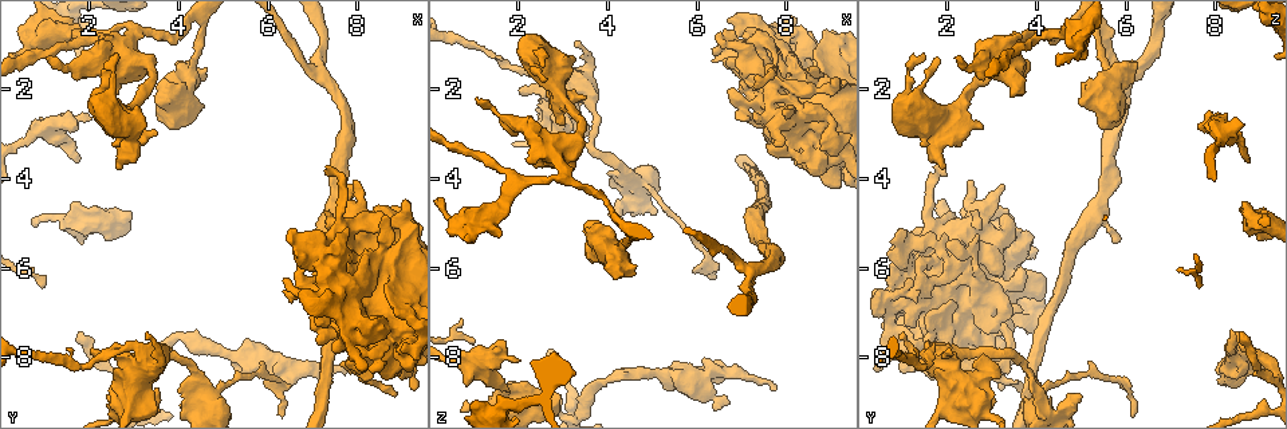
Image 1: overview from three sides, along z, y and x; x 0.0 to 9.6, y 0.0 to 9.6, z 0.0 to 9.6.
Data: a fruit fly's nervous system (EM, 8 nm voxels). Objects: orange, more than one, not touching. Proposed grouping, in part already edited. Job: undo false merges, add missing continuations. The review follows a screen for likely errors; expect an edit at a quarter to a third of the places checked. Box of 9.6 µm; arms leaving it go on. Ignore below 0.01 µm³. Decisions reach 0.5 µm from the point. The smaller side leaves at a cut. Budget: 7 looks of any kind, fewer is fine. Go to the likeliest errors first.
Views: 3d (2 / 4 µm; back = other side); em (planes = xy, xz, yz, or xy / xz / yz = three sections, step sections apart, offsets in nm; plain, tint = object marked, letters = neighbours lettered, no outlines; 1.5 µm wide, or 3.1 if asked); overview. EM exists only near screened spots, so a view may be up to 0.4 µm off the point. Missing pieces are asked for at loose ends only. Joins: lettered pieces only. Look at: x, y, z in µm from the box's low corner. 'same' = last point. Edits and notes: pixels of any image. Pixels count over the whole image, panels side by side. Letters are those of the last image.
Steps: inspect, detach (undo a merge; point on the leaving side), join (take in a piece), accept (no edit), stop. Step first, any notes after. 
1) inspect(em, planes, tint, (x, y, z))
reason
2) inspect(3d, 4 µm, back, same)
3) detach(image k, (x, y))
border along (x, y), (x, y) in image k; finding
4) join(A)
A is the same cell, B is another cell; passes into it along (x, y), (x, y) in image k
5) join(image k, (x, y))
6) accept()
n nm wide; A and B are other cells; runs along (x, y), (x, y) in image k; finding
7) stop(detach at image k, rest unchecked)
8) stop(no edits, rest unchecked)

inspect(3d, 4 µm, (3.25, 7.60, 0.95))
an open end

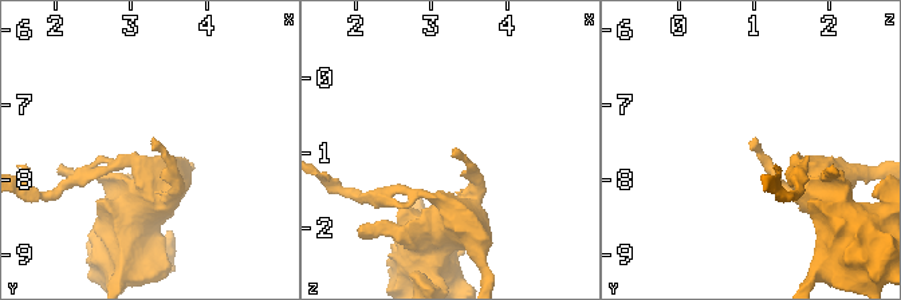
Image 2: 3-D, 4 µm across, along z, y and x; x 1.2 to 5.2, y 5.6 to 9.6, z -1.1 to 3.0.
inspect(em, planes, letters, (3.25, 7.60, 0.90))
need the tissue

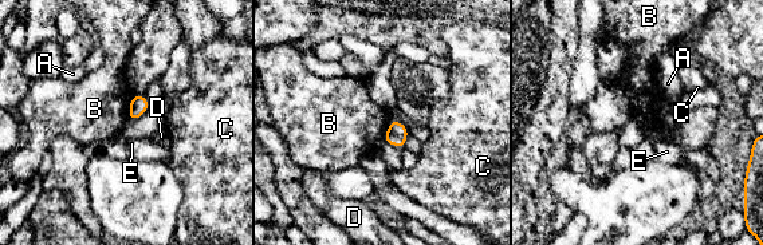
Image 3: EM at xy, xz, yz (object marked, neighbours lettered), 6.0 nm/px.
accept()
A, B, C, D and E are other cells; none of them fits

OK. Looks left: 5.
inspect(3d, 4 µm, back, (3.55, 2.95, 2.15))

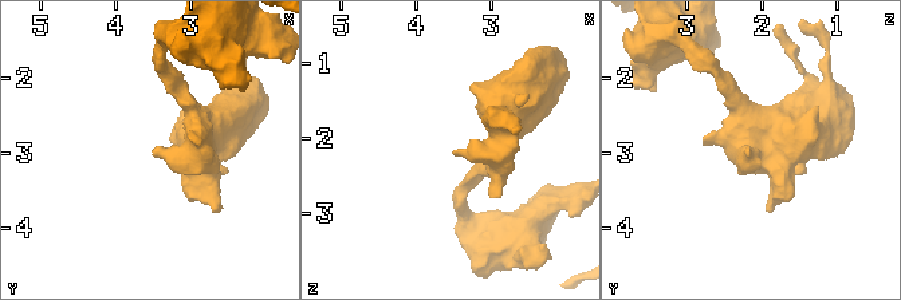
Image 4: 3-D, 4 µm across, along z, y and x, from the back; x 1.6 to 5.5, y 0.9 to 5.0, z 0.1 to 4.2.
inspect(em, planes, letters, (3.55, 2.95, 2.15))
shape alone is not enough

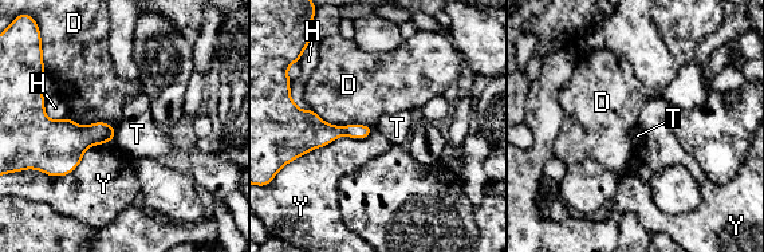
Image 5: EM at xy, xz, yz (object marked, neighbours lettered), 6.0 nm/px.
accept()
D, H, T and Y are other cells; border along (117, 129), (113, 140) in image 5; none of them fits

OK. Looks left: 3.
inspect(3d, 2 µm, back, (7.15, 1.65, 6.00))
three arms meet

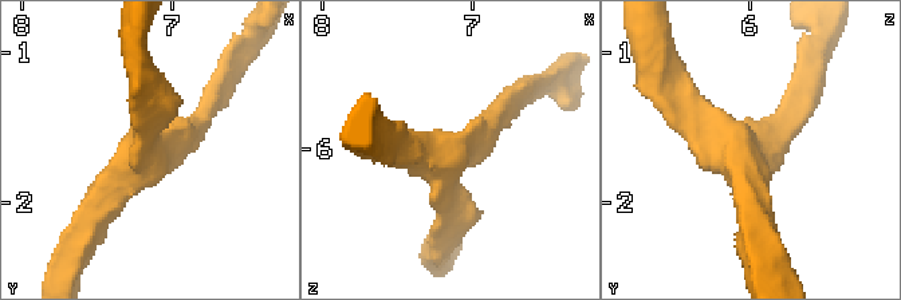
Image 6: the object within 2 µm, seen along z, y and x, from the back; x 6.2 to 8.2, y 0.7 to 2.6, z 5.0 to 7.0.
inspect(em, planes, letters, (7.14, 1.70, 6.02))
3 arms; now the EM

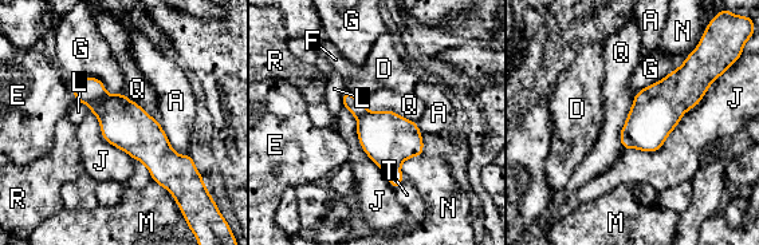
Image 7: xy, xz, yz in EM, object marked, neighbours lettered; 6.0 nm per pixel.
accept()
J touches over 750 nm; A, D, E, F, G, J, L, M, N, Q, R and T are other cells; all the same neuron

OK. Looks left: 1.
stop(no edits, rest unchecked)

